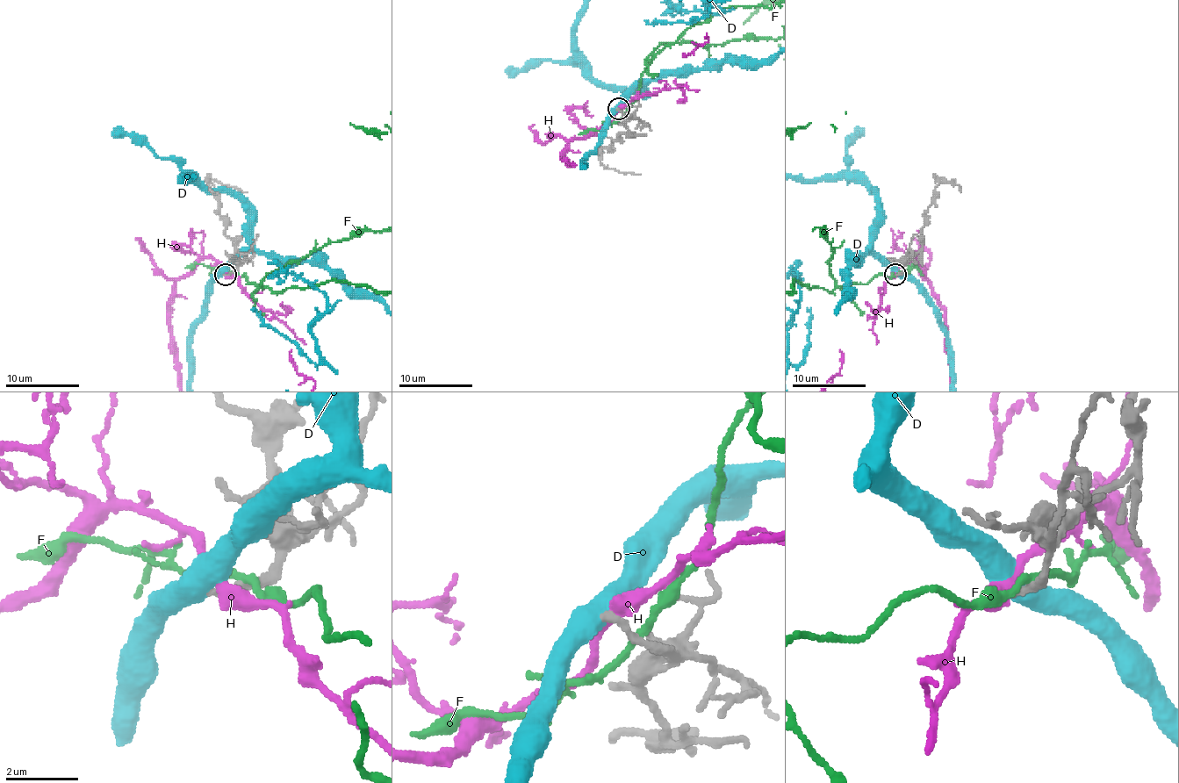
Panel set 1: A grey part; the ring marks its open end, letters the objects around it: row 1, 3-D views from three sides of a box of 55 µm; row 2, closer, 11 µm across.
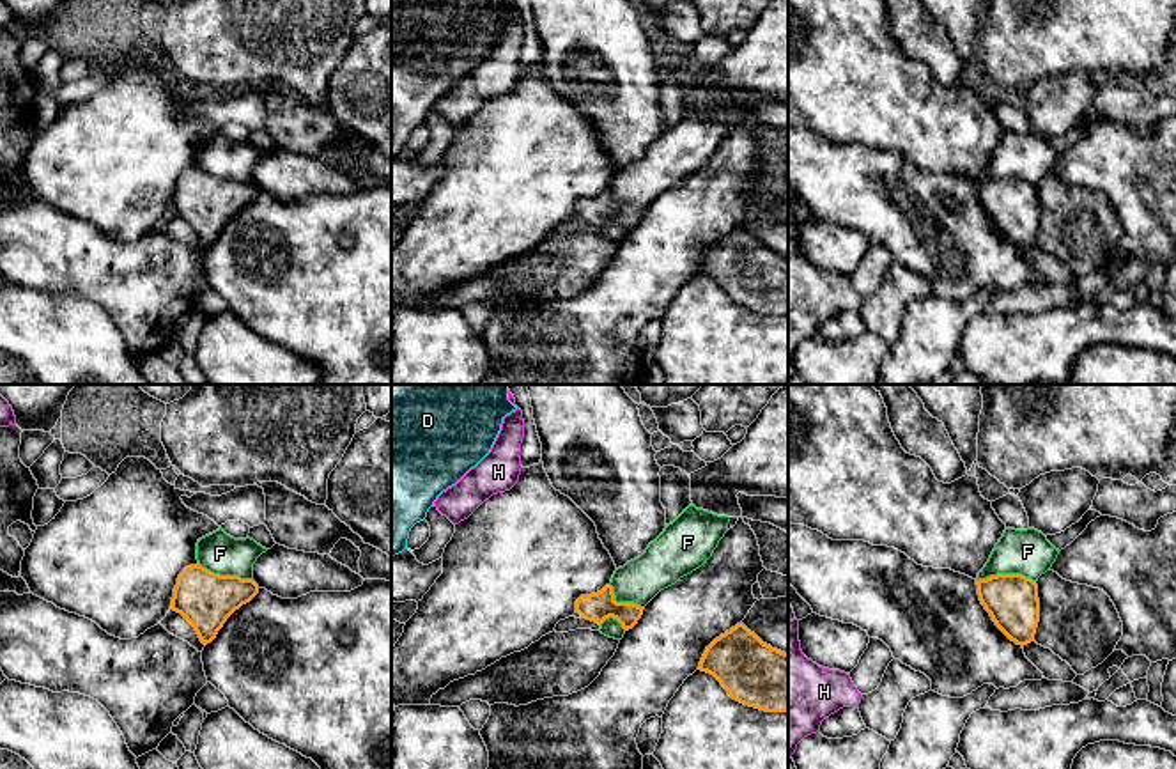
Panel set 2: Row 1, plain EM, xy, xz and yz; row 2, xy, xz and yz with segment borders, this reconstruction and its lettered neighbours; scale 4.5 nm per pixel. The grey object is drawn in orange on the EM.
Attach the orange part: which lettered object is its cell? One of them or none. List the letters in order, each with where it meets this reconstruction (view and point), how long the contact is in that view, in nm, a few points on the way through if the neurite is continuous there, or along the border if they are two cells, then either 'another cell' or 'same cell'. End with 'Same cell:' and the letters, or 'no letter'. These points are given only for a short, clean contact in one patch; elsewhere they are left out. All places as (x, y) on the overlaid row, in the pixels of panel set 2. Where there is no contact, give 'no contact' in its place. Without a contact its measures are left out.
D: no contact; another cell
F: contact yz (1006, 574); length 260 nm; border yz (1035, 580), (1024, 574), (990, 574), (978, 582); another cell
H: no contact; another cell
Same cell: no letter

